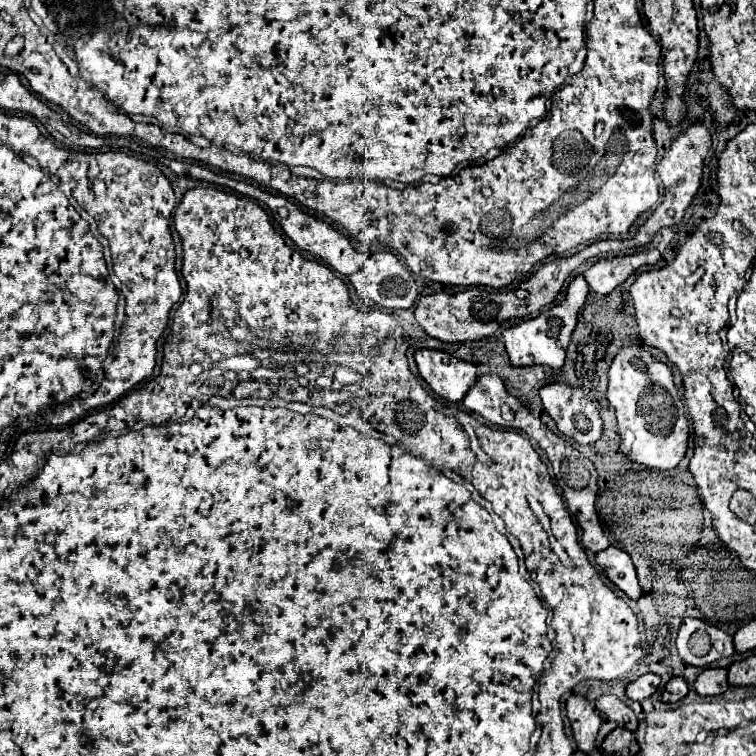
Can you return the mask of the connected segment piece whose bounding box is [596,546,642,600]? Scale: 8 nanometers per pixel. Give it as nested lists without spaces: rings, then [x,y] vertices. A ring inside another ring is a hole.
[[[606,548],[604,552],[596,554],[596,564],[604,570],[604,574],[608,576],[608,580],[622,590],[628,598],[638,600],[642,590],[638,586],[638,578],[636,578],[636,570],[634,564],[630,560],[630,556],[626,552],[622,552],[620,548]]]

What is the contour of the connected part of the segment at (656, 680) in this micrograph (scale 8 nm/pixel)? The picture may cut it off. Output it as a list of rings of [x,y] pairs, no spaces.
[[[644,674],[644,676],[640,676],[638,680],[634,680],[634,682],[630,682],[626,686],[626,696],[630,700],[642,702],[644,698],[648,698],[648,696],[652,696],[656,692],[658,684],[660,684],[660,676],[656,676],[656,674]]]

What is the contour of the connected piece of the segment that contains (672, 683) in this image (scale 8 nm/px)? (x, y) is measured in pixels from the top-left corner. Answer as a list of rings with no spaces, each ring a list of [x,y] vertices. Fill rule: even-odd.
[[[672,678],[668,680],[668,684],[662,690],[662,700],[664,702],[678,702],[688,694],[688,686],[684,682],[684,678]]]

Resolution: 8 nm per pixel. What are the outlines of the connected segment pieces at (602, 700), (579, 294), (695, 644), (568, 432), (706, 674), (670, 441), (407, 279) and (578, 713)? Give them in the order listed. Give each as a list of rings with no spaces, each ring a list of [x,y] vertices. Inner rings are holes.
[[[612,694],[600,696],[596,700],[596,710],[604,712],[608,716],[608,720],[614,720],[618,726],[622,726],[622,728],[626,728],[630,732],[636,732],[636,728],[638,728],[638,720],[636,720],[634,712]]]
[[[576,276],[572,284],[568,286],[566,300],[558,306],[552,306],[550,310],[544,310],[540,316],[520,322],[518,326],[512,326],[504,330],[504,346],[510,356],[512,366],[530,366],[530,364],[542,364],[550,366],[552,370],[560,372],[566,360],[566,348],[570,344],[570,336],[578,322],[578,310],[582,308],[584,300],[588,296],[588,284],[582,280],[582,276]]]
[[[698,618],[682,620],[682,626],[676,638],[676,650],[684,664],[698,666],[698,668],[708,666],[714,660],[728,658],[736,652],[732,644],[732,636]],[[718,642],[722,642],[722,652],[716,650]]]
[[[552,382],[540,390],[540,400],[566,438],[578,444],[594,444],[602,436],[600,412],[582,390]]]
[[[706,668],[694,682],[694,688],[700,696],[718,696],[728,690],[726,668]]]
[[[628,346],[622,348],[616,358],[612,360],[612,366],[608,370],[608,392],[606,398],[610,406],[616,410],[616,420],[618,420],[618,434],[620,434],[620,450],[628,456],[630,462],[656,468],[656,470],[674,470],[680,460],[686,454],[688,448],[688,430],[690,424],[686,420],[684,412],[684,402],[680,402],[680,394],[674,386],[672,380],[672,370],[654,360],[644,348],[640,346]]]
[[[388,250],[370,254],[366,264],[362,266],[362,270],[358,270],[350,276],[350,283],[365,306],[370,308],[372,303],[378,308],[386,310],[408,309],[416,304],[416,298],[418,298],[412,272],[398,260],[396,254],[392,254]]]
[[[572,694],[566,700],[566,714],[570,718],[578,748],[582,752],[590,752],[594,748],[594,740],[596,740],[602,718],[594,710],[594,706],[584,696],[578,696],[578,694]]]

